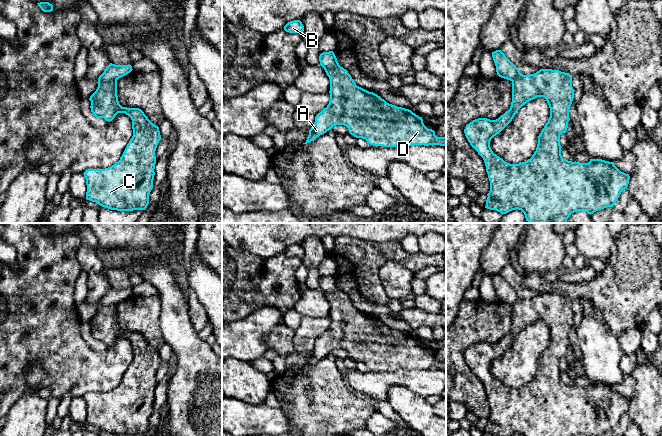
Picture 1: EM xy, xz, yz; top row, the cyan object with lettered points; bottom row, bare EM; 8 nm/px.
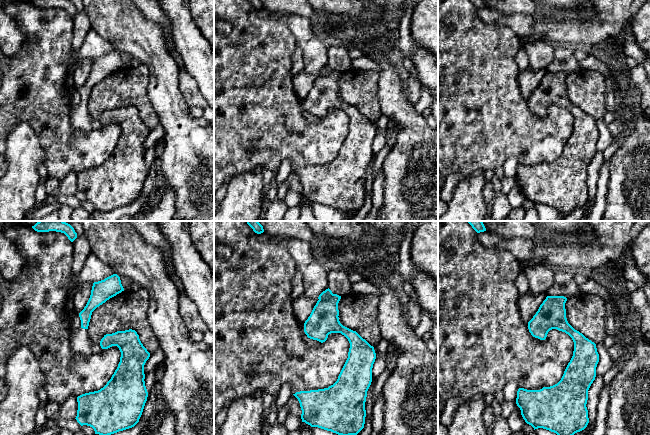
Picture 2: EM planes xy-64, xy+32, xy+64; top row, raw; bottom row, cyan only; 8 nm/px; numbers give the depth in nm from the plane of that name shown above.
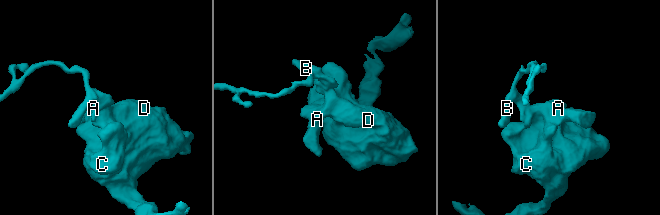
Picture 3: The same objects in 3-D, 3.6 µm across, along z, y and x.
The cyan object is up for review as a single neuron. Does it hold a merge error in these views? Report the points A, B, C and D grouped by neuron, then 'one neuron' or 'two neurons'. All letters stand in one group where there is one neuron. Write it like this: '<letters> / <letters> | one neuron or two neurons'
A C D / B | two neurons

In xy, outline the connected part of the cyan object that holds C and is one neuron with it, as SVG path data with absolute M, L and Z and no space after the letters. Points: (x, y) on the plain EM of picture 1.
M117 304L98 309L91 324L91 336L96 342L112 345L118 337L125 337L132 344L133 360L127 368L120 384L105 393L88 393L83 398L86 403L86 423L102 431L117 435L145 434L149 428L149 418L153 412L155 375L161 359L159 351L153 348L139 332L122 331L117 320Z

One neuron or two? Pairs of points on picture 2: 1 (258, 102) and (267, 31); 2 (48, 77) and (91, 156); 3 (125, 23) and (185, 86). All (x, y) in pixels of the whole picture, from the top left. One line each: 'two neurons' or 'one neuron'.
1: one neuron
2: one neuron
3: two neurons

